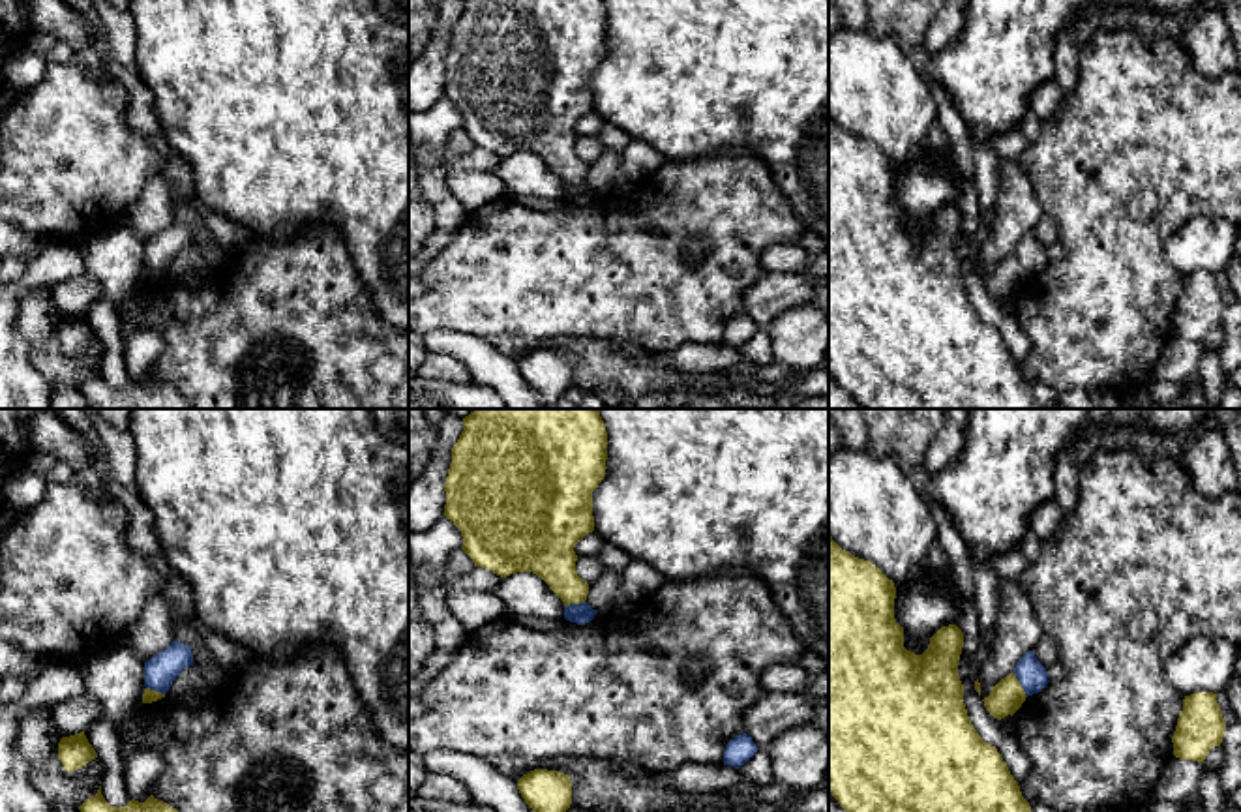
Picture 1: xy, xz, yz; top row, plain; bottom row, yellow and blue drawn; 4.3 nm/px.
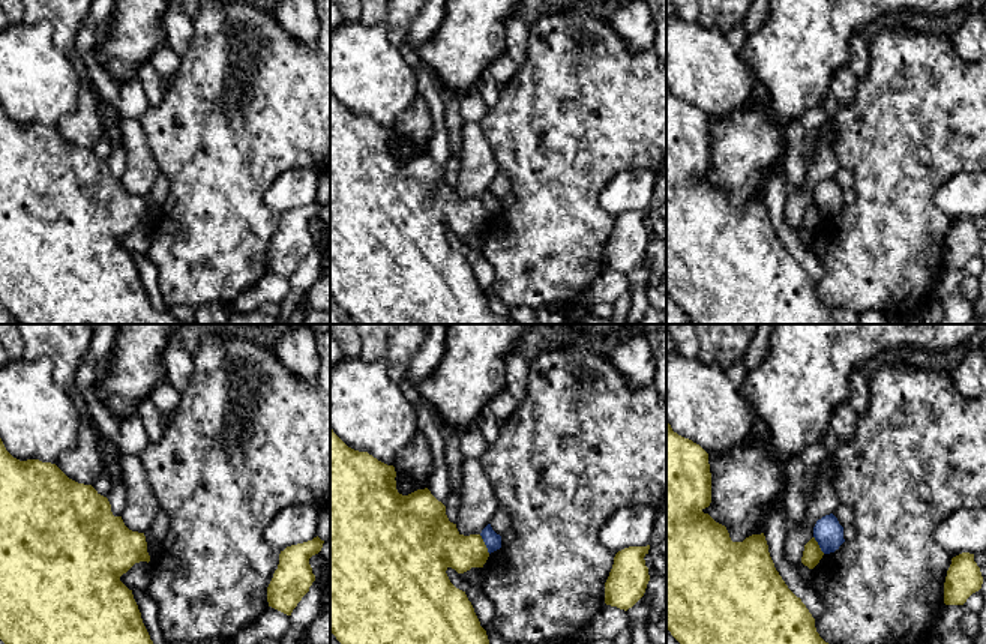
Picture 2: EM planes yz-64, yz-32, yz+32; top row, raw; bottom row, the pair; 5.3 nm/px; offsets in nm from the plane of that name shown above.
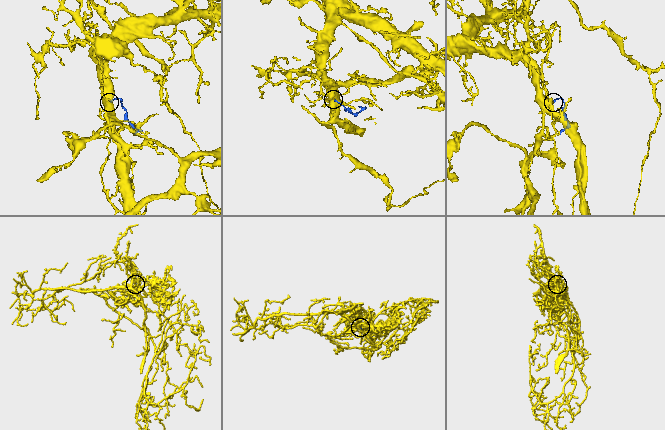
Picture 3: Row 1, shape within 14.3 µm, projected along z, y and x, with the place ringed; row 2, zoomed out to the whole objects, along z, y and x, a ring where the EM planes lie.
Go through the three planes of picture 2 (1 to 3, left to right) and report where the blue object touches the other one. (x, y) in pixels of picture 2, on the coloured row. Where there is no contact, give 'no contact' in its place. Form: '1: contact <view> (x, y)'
1: no contact
2: contact yz-32 (483, 544)
3: contact yz+32 (818, 545)

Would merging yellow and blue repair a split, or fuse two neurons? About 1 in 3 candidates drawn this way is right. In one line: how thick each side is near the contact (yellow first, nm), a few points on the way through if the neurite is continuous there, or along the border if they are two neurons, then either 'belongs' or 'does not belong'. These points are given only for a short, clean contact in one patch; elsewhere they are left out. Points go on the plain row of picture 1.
140/120 nm | along yz (1013, 254), (1026, 276) | does not belong

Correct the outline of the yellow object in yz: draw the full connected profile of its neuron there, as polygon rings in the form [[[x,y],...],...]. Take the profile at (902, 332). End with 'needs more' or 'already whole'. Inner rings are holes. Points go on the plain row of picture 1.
[[[829,114],[829,371],[864,409],[1052,409],[1039,403],[1020,366],[995,326],[973,308],[964,285],[958,240],[964,212],[956,204],[941,206],[922,234],[904,227],[904,208],[894,199],[896,167],[875,144],[842,129]]]; already whole

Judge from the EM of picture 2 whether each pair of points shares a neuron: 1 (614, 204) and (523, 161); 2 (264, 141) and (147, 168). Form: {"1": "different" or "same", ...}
{"1": "different", "2": "different"}

